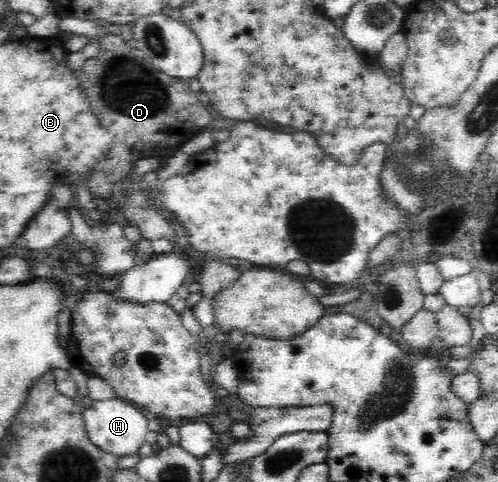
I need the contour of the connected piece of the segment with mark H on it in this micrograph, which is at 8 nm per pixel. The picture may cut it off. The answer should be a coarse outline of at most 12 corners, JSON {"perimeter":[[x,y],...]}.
{"perimeter":[[119,397],[83,411],[89,440],[121,457],[135,455],[149,415]]}

